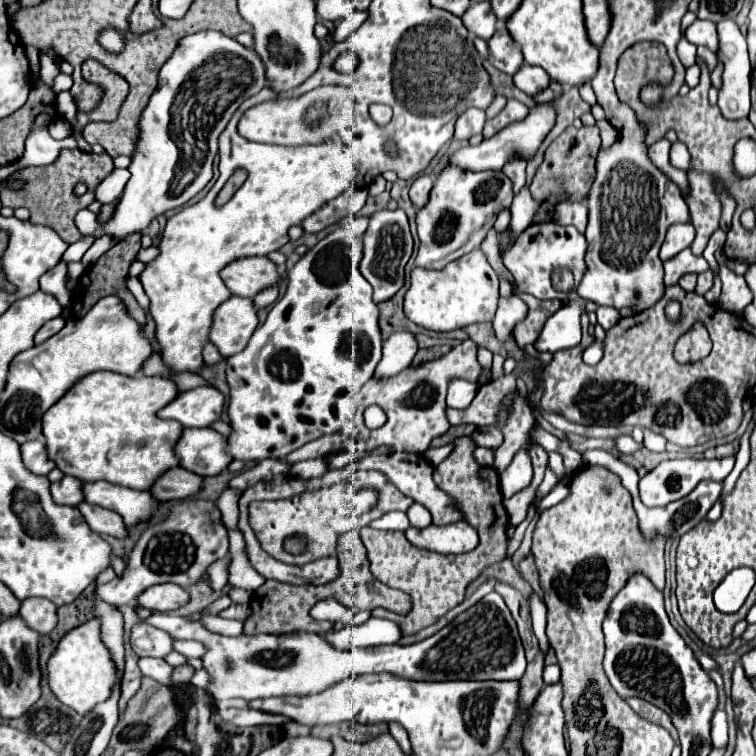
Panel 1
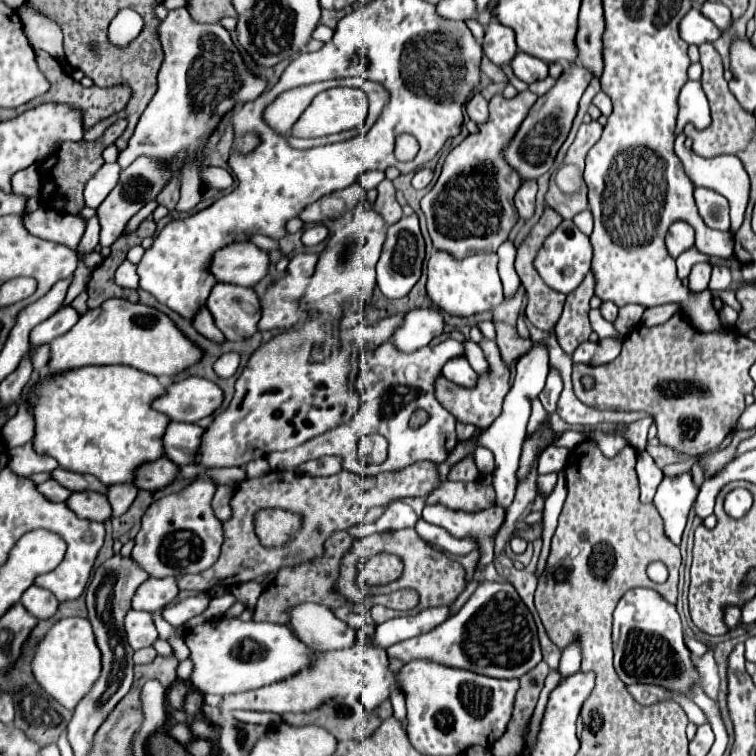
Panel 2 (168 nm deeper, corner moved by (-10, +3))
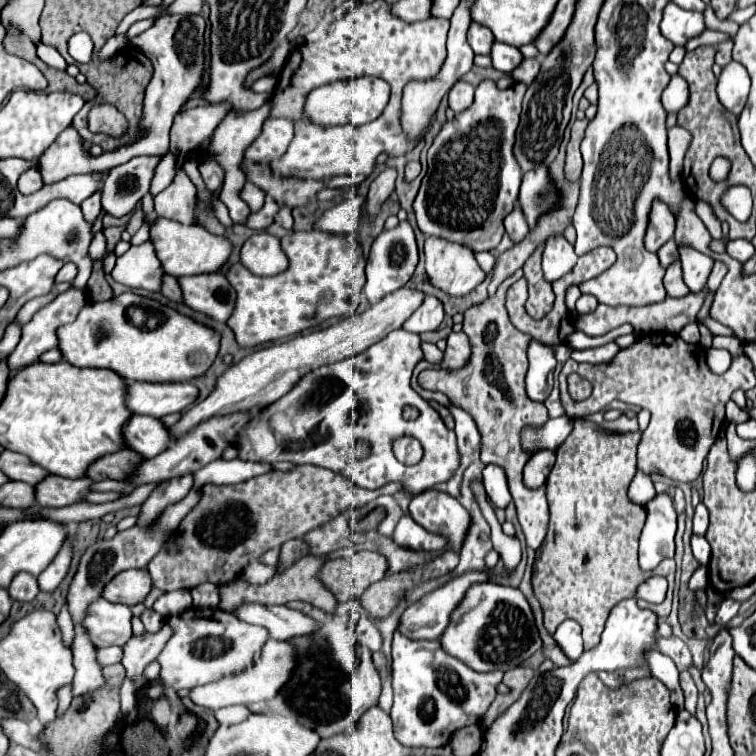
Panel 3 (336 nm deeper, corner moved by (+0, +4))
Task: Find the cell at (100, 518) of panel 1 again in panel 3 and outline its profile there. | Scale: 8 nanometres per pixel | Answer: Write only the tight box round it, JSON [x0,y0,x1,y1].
[36,476,118,508]

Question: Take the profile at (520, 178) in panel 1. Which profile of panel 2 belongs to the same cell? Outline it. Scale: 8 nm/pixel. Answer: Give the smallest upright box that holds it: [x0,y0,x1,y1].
[514,181,536,219]

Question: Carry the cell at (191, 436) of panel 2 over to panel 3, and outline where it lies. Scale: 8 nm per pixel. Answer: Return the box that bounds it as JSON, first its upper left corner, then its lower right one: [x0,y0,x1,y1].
[126,416,172,458]

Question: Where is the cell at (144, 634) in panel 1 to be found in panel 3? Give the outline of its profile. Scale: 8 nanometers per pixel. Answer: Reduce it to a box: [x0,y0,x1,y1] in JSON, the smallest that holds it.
[84,598,132,648]

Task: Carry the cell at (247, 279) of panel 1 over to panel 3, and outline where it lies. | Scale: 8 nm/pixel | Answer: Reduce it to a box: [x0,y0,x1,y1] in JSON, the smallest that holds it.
[150,218,232,278]

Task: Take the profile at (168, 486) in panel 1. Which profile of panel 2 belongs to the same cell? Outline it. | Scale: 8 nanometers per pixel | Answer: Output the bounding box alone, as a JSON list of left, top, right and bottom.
[134,457,176,491]

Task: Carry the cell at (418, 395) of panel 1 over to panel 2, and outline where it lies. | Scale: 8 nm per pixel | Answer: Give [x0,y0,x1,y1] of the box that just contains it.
[266,339,464,479]

